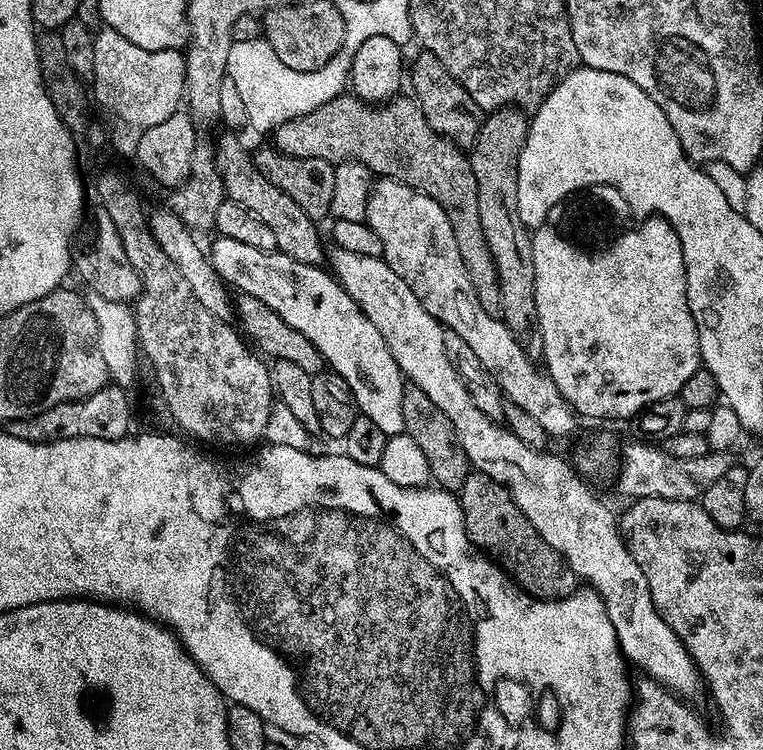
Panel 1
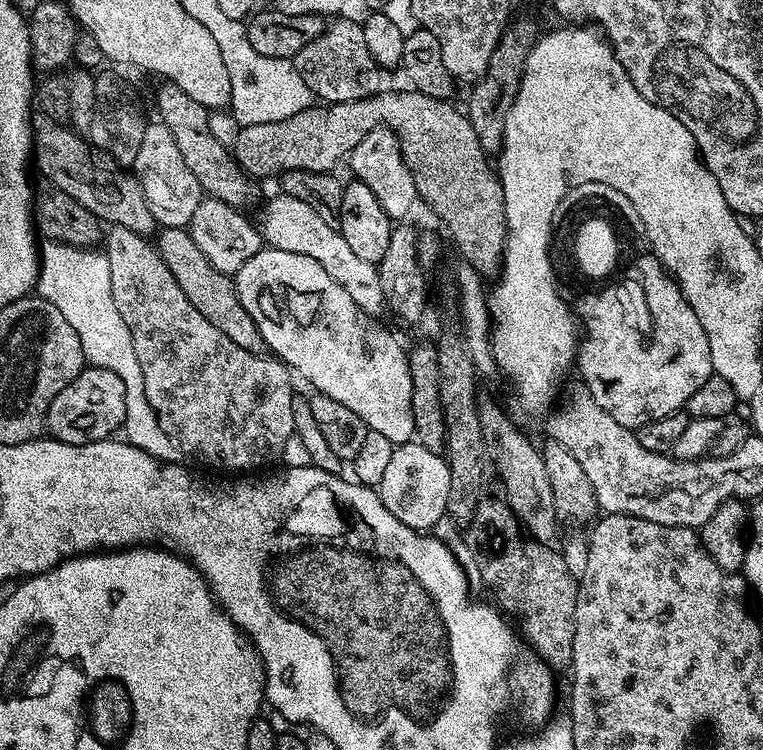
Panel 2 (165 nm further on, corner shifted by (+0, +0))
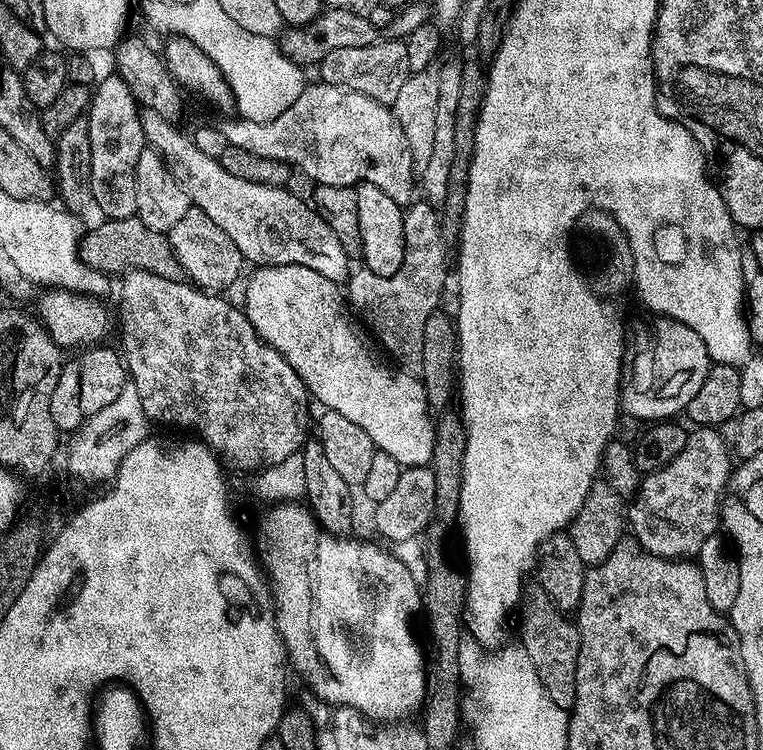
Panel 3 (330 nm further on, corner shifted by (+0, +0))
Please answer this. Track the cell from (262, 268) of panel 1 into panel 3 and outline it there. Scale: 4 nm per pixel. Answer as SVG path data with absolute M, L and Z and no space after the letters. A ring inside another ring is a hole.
M265 264L255 271L244 288L242 311L261 340L275 352L280 352L286 362L290 362L290 366L308 389L309 397L315 403L317 400L324 404L320 406L327 411L342 414L350 418L350 422L362 426L362 430L366 430L366 434L370 434L370 438L376 443L377 449L390 454L390 458L394 458L401 466L428 466L434 450L436 425L419 375L401 370L391 363L383 364L380 361L381 353L368 345L369 337L363 331L360 333L352 329L352 324L348 321L348 308L340 293L341 285L318 274L318 270L310 270L310 266Z

